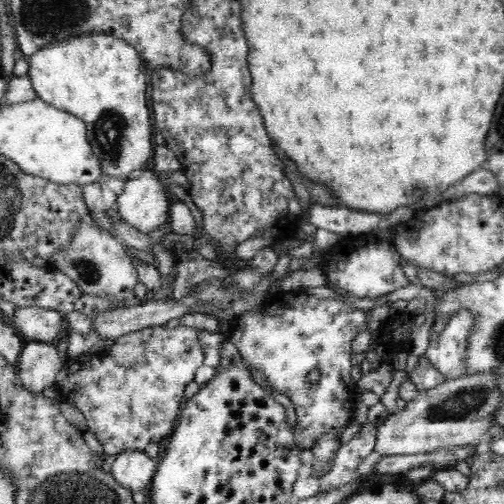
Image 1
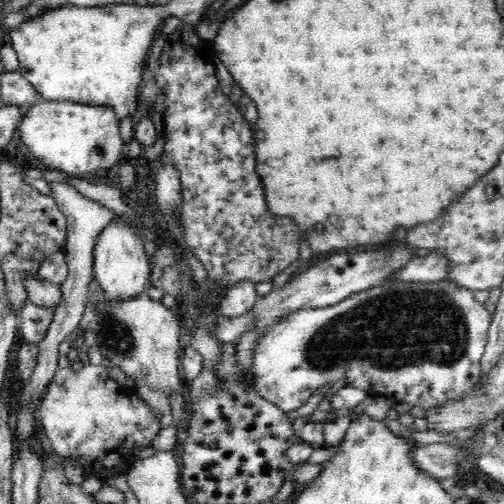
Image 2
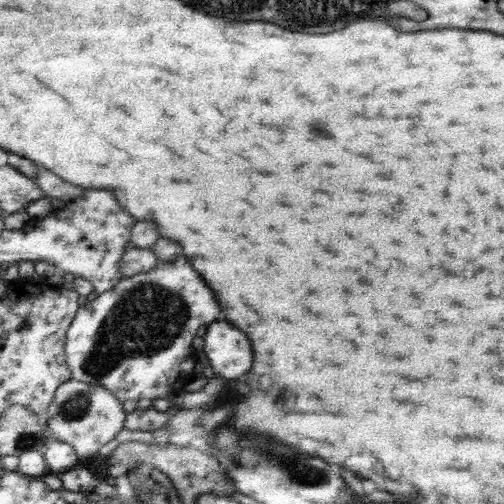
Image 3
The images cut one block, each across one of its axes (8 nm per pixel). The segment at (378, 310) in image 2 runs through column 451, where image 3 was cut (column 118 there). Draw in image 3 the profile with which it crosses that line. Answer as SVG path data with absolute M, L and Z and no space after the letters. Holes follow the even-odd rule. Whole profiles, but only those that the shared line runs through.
M185 256L173 262L159 262L151 272L143 272L133 278L123 278L113 292L101 294L97 300L81 306L67 340L67 362L73 370L73 380L83 384L103 386L121 402L139 400L167 400L169 396L185 392L185 386L197 378L195 364L199 364L191 340L199 336L199 328L219 318L221 308L197 270L187 262Z

